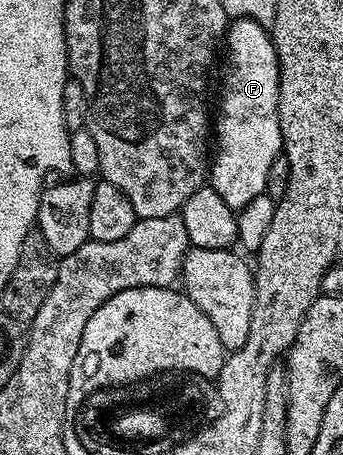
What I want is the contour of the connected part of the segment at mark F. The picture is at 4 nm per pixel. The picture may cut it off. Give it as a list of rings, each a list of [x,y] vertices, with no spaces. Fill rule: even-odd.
[[[241,17],[233,20],[228,26],[226,34],[226,53],[228,49],[228,74],[224,77],[224,94],[220,97],[220,114],[214,117],[214,156],[210,161],[210,188],[218,191],[218,195],[222,195],[222,203],[226,203],[226,207],[239,211],[242,207],[246,207],[246,203],[250,203],[250,199],[254,199],[258,195],[265,193],[266,175],[270,175],[270,166],[273,165],[274,159],[281,156],[284,148],[284,140],[282,139],[282,131],[280,130],[280,120],[278,119],[278,103],[280,102],[280,64],[278,63],[278,55],[276,54],[276,44],[272,42],[272,34],[265,26],[260,25],[257,21],[250,20],[249,17]]]

